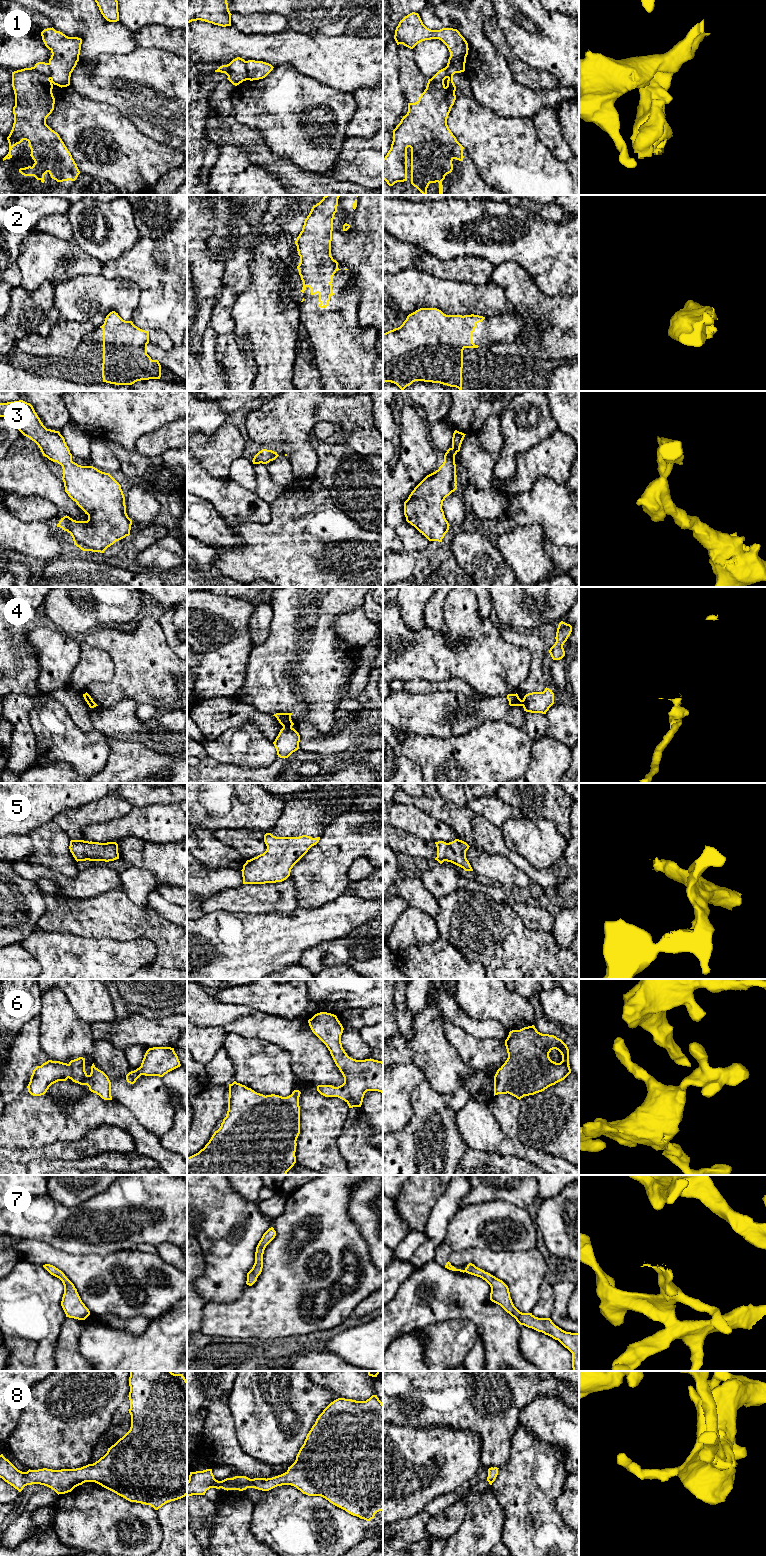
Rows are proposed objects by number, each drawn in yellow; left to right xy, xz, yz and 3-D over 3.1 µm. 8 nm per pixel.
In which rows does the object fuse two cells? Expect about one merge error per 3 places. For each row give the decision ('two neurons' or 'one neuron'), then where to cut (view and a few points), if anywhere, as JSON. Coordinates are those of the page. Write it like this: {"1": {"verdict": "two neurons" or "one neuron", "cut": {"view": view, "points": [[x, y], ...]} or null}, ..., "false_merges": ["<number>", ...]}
{"1": {"verdict": "two neurons", "cut": {"view": "yz", "points": [[465, 56], [446, 66]]}}, "2": {"verdict": "one neuron", "cut": null}, "3": {"verdict": "one neuron", "cut": null}, "4": {"verdict": "two neurons", "cut": {"view": "xz", "points": [[283, 726], [291, 727]]}}, "5": {"verdict": "one neuron", "cut": null}, "6": {"verdict": "one neuron", "cut": null}, "7": {"verdict": "one neuron", "cut": null}, "8": {"verdict": "one neuron", "cut": null}, "false_merges": ["1", "4"]}

